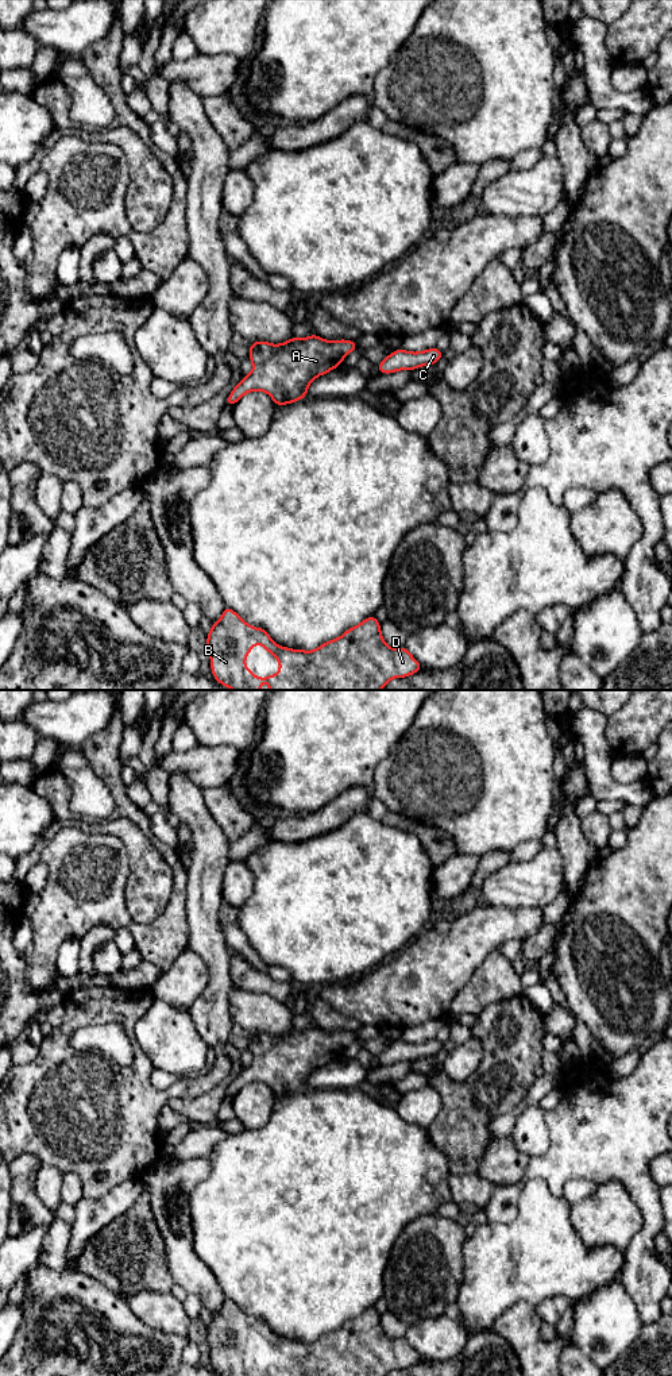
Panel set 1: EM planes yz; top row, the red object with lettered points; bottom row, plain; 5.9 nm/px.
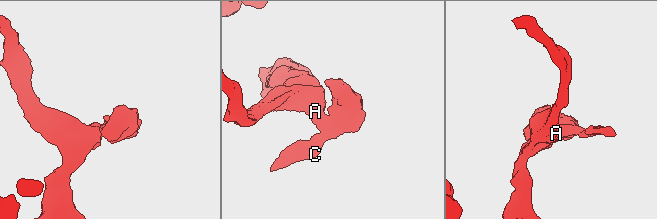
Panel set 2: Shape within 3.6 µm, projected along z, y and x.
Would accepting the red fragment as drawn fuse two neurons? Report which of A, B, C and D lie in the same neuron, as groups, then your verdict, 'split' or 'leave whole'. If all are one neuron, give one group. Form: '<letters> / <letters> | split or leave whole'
A B C D | leave whole

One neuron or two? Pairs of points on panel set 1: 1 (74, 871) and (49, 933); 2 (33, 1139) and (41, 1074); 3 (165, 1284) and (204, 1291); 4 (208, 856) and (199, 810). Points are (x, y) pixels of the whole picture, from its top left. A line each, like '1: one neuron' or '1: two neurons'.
1: one neuron
2: one neuron
3: two neurons
4: one neuron

